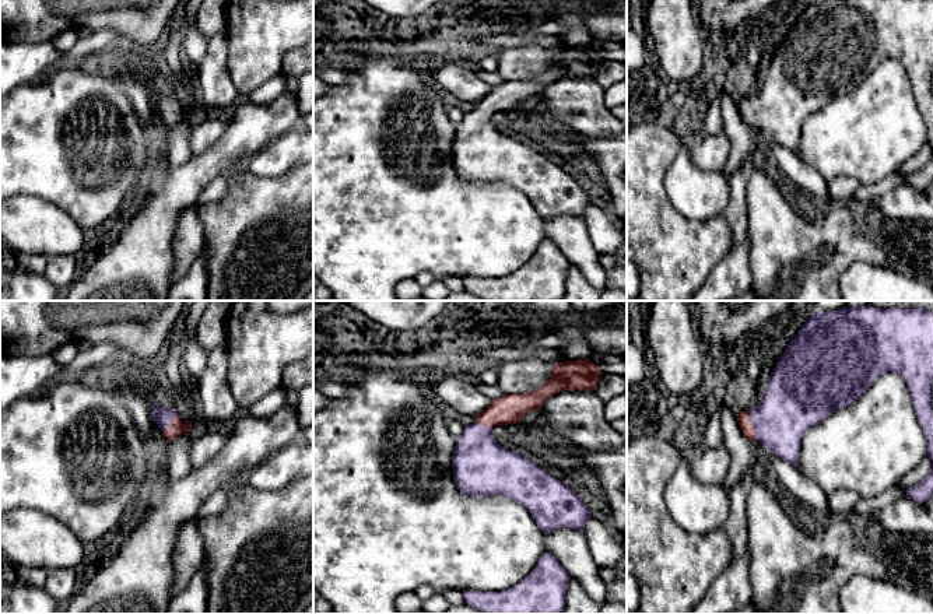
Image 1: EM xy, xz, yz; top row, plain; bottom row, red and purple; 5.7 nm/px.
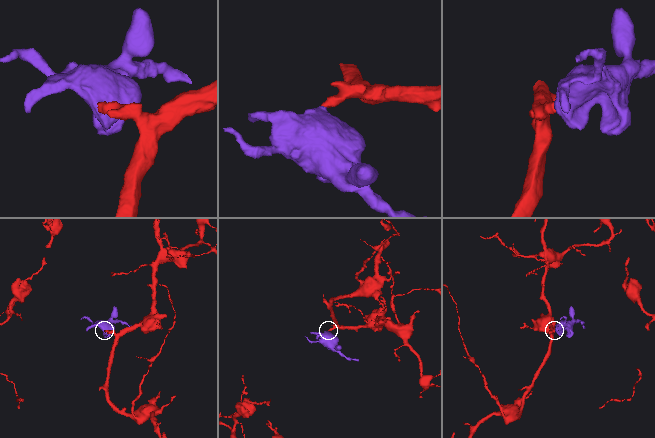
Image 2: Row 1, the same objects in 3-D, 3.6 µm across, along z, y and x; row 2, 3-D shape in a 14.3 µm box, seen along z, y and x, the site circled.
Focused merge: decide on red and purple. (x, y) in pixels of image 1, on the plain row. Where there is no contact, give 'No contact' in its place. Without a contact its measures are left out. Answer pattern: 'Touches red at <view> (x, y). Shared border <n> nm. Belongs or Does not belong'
Touches red at yz (751, 111). Shared border 170 nm. Belongs

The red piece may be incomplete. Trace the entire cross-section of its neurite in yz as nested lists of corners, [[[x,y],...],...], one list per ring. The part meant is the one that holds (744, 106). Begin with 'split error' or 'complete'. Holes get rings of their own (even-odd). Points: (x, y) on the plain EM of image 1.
split error | [[[813,0],[811,4],[802,13],[799,20],[786,34],[783,42],[778,48],[774,55],[768,71],[765,74],[764,83],[760,91],[754,95],[746,97],[737,102],[739,112],[746,124],[750,127],[758,127],[764,136],[775,140],[782,147],[790,150],[797,155],[799,140],[802,134],[803,122],[813,113],[821,110],[828,102],[834,98],[843,95],[849,91],[853,91],[860,83],[884,60],[895,59],[899,60],[904,69],[908,73],[908,80],[911,83],[911,88],[913,91],[913,98],[925,119],[925,126],[927,130],[927,144],[932,148],[932,157],[925,166],[919,171],[915,171],[906,176],[906,185],[913,186],[916,189],[926,189],[930,183],[933,183],[933,95],[932,95],[932,77],[933,77],[933,0]]]

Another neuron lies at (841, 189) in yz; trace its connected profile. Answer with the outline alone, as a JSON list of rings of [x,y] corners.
[[[838,176],[827,183],[829,196],[835,203],[848,203],[862,183],[852,176]]]

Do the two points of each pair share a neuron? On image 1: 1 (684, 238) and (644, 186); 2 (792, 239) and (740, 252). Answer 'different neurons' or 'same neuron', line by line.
1: same neuron
2: different neurons

